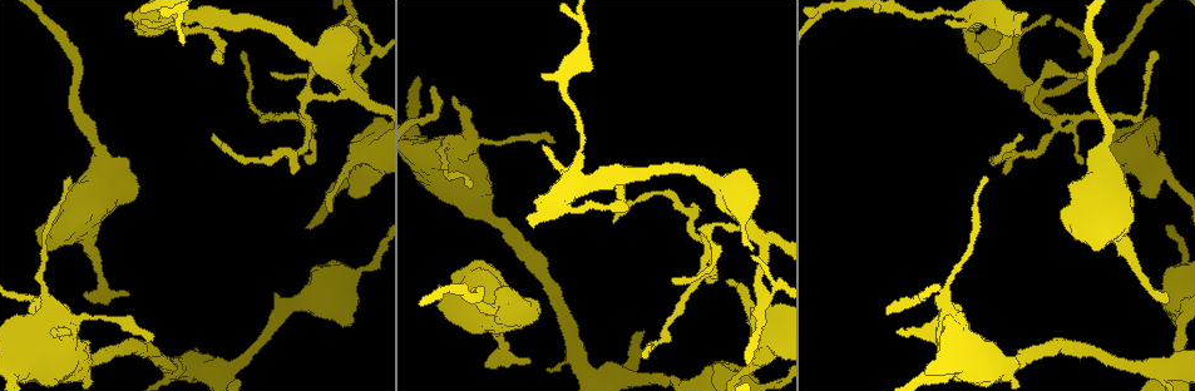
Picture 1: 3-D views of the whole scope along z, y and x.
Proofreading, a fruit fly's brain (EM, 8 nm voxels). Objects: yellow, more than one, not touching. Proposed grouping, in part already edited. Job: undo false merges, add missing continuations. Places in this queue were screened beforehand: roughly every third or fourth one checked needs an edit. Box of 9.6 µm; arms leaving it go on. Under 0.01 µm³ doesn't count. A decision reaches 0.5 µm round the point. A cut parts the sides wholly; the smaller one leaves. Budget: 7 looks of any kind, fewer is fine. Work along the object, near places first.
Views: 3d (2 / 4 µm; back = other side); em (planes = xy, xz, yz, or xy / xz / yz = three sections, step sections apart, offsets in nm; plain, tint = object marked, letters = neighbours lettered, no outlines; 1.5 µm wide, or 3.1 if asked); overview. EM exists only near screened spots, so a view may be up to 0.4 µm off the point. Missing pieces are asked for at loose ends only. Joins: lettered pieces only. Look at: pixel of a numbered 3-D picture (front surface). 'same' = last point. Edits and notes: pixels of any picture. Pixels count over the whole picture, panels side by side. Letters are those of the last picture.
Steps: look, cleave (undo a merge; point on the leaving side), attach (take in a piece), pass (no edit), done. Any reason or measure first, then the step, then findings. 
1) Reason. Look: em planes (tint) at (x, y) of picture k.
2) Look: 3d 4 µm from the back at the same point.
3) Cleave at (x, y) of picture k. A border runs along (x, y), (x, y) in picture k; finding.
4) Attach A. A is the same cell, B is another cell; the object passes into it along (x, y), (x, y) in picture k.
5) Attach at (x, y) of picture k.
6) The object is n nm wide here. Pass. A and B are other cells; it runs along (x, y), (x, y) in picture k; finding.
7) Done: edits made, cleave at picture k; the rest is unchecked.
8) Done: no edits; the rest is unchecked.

Four or more arms meet. Look: em xy step 8 (tint) at (747, 228) of picture 1.

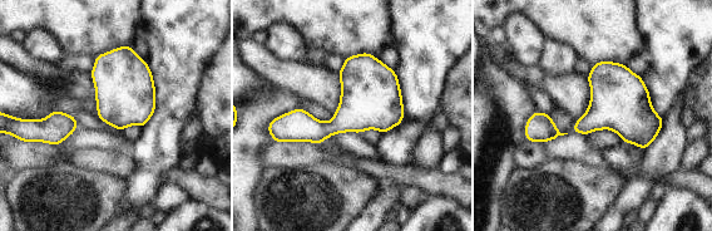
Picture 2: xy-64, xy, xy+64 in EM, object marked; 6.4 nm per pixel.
See the neighbours. Look: em xy step 8 (letters) at the same point.

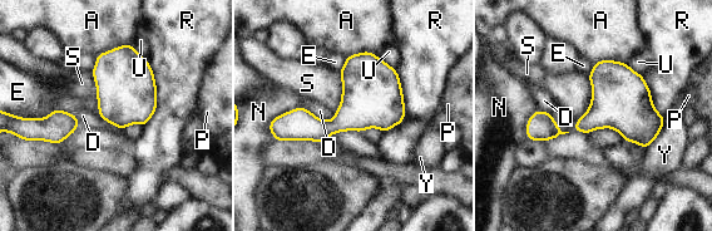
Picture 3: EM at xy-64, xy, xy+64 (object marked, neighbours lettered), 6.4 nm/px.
The object is 380 nm wide here. Pass. A, D, E, N, P, R, S, U and Y are other cells; a border runs along (589, 75), (591, 104), (578, 118) in picture 3; one neuron here.

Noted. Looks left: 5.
Narrows sharply. Look: em planes (letters) at (1143, 93) of picture 1.

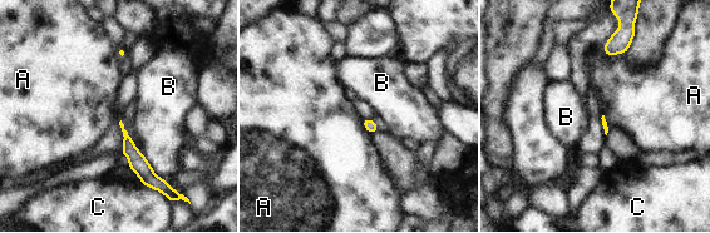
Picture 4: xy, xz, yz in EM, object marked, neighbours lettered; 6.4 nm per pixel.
Pass. A, B and C are other cells; one neuron here.

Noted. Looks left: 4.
Branch stops here. Look: em xy step 4 (letters) at (455, 98) of picture 1.

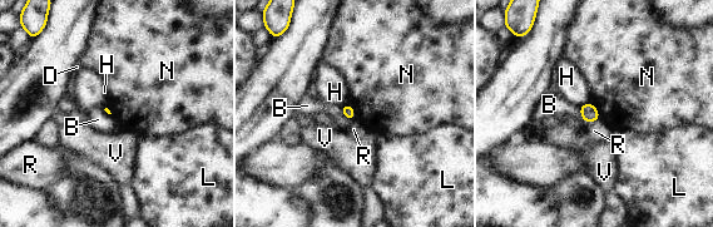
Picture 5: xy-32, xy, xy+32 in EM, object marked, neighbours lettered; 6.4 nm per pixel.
Pass. B, D, H, L, N, R and V are other cells; a border runs along (347, 103), (352, 108), (355, 119) in picture 5; no lettered piece goes on from it.

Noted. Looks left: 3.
Done: no edits; the rest is unchecked.

